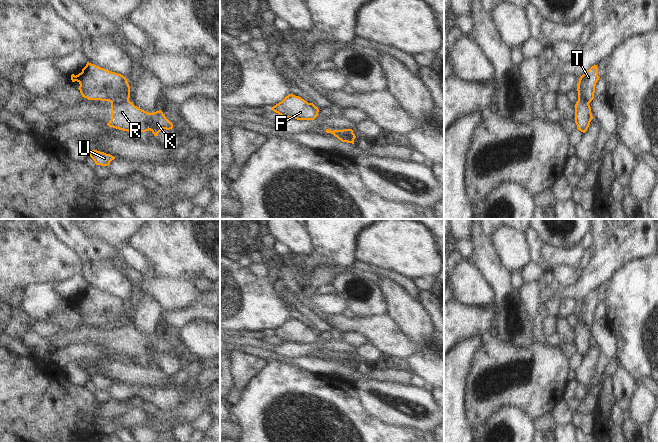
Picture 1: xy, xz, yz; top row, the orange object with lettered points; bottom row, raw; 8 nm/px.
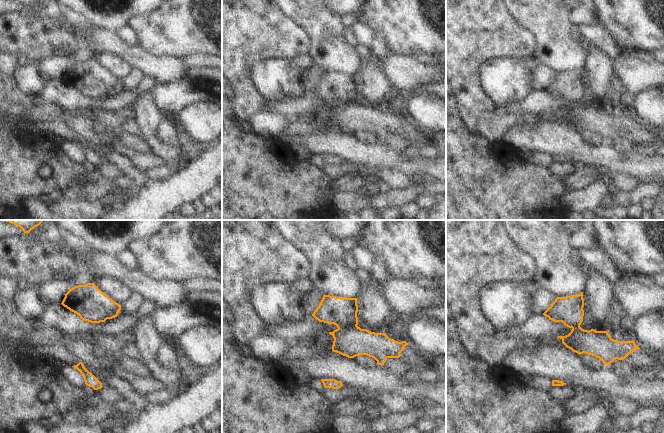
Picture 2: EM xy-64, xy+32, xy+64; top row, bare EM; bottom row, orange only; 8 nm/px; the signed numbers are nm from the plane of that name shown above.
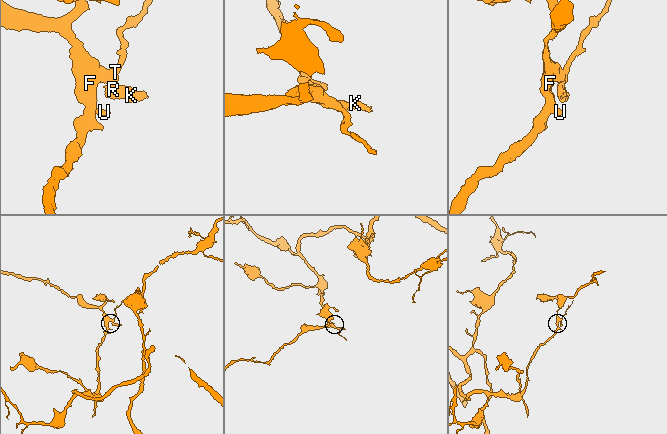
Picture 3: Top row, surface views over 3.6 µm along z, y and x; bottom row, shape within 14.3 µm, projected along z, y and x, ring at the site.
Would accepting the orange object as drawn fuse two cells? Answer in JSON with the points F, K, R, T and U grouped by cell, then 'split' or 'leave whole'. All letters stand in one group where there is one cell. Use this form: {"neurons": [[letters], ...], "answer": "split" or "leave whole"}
{"neurons": [["F", "T", "U"], ["K", "R"]], "answer": "split"}

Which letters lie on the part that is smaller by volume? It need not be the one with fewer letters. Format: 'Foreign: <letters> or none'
Foreign: K, R

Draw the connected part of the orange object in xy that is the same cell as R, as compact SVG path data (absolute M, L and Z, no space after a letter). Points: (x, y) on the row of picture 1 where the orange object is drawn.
M129 100L111 103L111 120L107 125L134 133L150 130L154 136L158 136L163 129L173 128L172 122L165 117L161 110L149 113L138 108Z

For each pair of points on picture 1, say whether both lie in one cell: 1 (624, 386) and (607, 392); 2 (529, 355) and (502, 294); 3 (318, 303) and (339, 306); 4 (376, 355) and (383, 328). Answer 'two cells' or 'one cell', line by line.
1: two cells
2: two cells
3: one cell
4: two cells

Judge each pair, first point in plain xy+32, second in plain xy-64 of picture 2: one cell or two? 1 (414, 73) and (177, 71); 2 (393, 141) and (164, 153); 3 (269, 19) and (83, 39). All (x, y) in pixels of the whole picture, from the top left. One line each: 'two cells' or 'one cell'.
1: one cell
2: two cells
3: two cells

